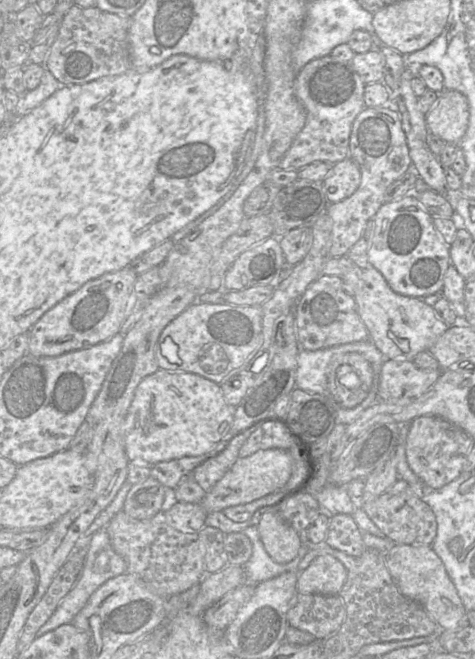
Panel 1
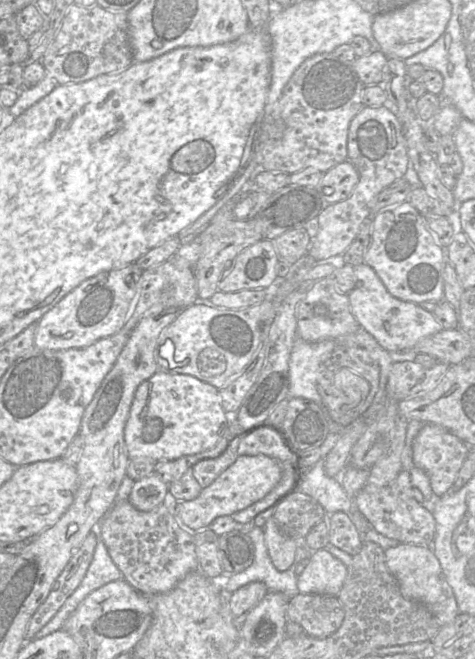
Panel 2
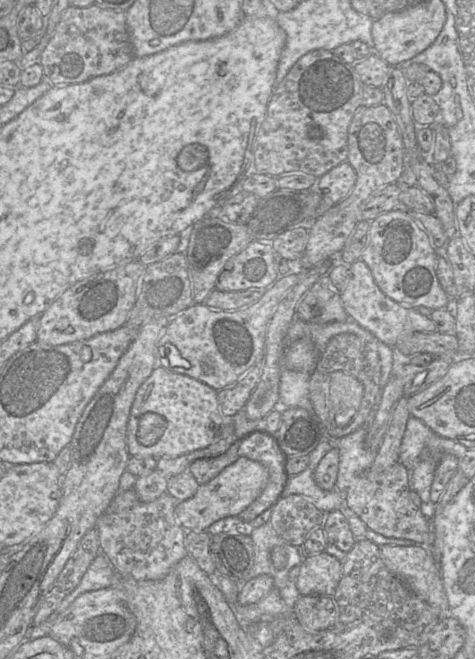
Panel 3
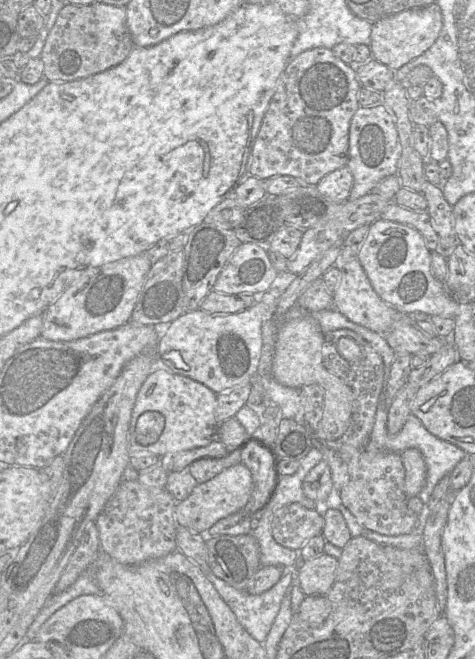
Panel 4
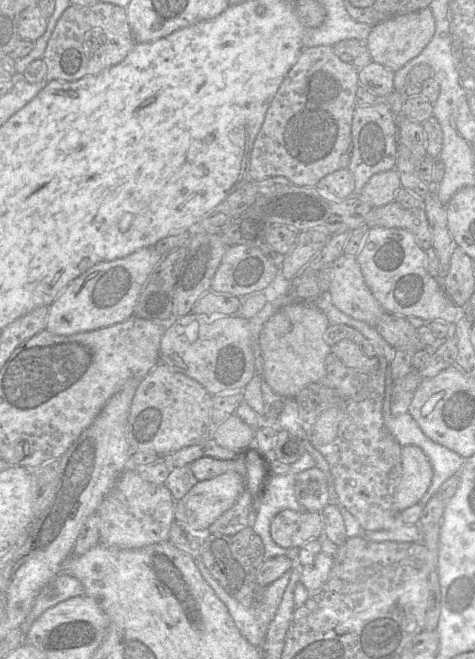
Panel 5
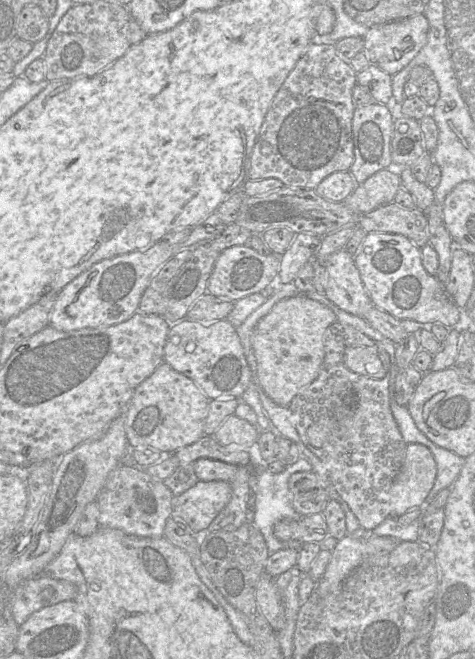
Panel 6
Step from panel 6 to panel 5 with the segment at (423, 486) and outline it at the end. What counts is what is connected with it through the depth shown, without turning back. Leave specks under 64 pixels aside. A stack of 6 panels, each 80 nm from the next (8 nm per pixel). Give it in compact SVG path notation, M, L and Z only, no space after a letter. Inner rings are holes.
M403 446L401 458L402 473L394 495L395 506L400 512L420 502L433 478L432 465L420 447Z

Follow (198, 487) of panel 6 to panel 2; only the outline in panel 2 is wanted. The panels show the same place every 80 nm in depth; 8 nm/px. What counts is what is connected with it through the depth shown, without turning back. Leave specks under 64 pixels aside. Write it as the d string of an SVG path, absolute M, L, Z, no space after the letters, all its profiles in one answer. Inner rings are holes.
M259 454L242 455L226 469L211 485L201 490L191 501L177 501L175 517L188 531L209 529L209 525L220 516L231 516L267 495L281 478L281 468L273 458Z

